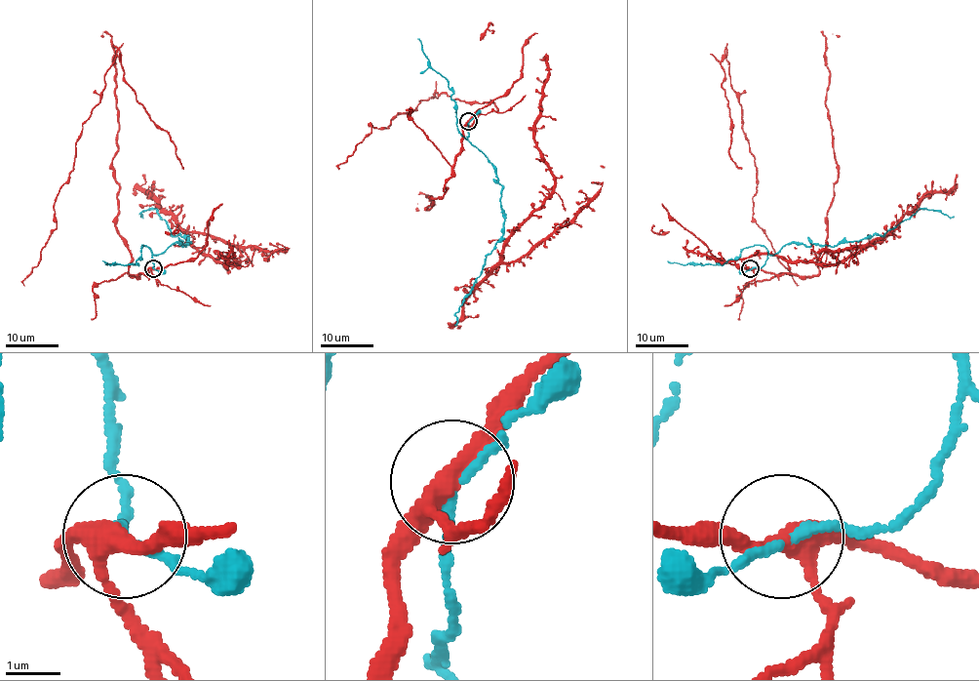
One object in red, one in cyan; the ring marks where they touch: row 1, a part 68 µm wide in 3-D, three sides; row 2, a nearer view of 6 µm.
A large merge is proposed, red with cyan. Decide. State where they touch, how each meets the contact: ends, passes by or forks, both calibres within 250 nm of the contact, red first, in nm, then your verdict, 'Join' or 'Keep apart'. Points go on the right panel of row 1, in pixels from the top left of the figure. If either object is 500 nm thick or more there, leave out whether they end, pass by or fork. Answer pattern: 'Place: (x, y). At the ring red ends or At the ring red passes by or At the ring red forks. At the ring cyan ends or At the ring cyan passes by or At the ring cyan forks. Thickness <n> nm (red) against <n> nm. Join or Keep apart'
Place: (750, 268). At the ring red forks. At the ring cyan passes by. Thickness 320 nm (red) against 150 nm. Keep apart

